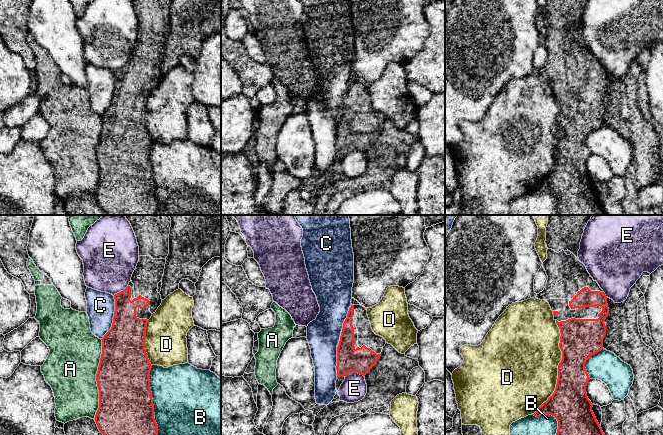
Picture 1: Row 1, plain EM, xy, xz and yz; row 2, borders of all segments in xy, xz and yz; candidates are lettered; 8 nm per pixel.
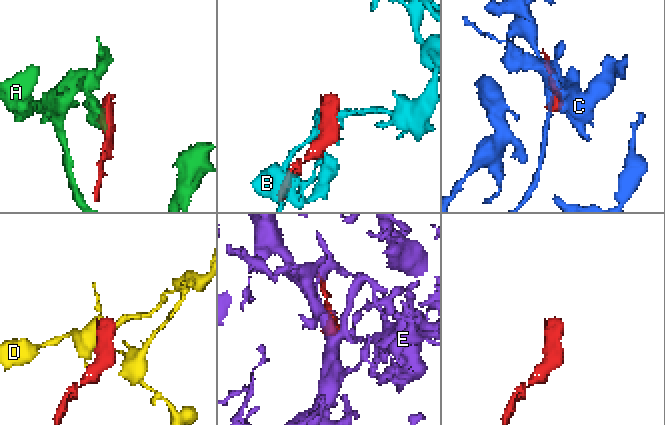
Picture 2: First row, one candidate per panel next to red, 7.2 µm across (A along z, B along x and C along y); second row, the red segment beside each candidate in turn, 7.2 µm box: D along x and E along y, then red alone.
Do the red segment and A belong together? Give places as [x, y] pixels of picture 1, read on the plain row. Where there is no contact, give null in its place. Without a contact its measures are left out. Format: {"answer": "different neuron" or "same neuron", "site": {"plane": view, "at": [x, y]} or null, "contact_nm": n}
{"answer": "different neuron", "site": {"plane": "xy", "at": [96, 155]}, "contact_nm": 650}

